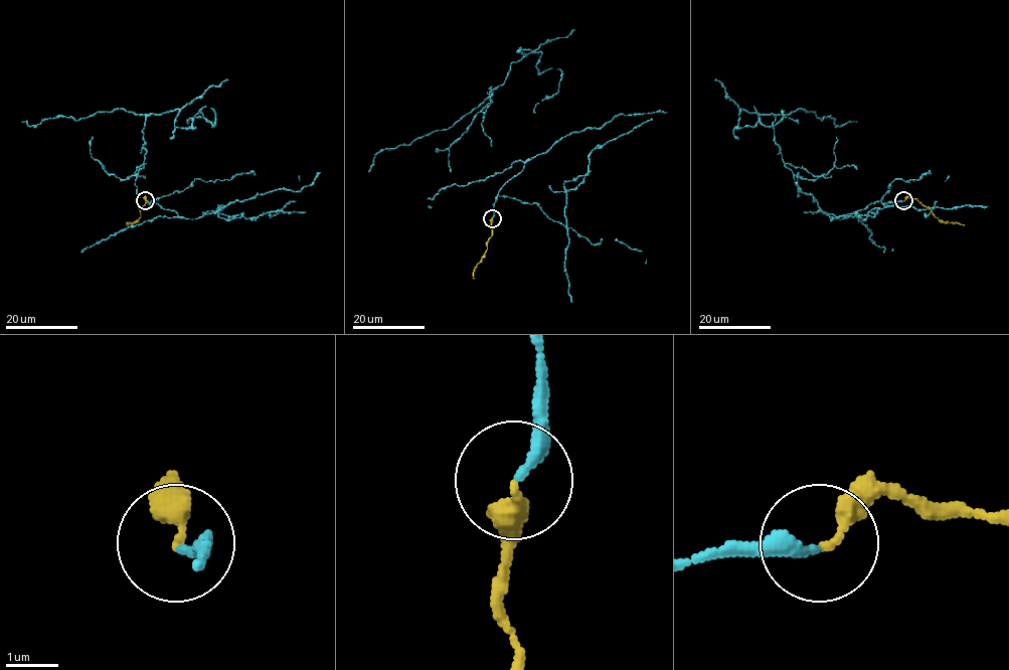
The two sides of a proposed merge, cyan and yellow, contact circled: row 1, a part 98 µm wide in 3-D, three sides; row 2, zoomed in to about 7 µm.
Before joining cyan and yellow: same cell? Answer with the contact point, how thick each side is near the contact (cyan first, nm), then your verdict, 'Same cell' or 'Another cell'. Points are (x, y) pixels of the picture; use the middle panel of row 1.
Place: (492, 218). Thickness 240 nm (cyan) against 200 nm. Same cell

